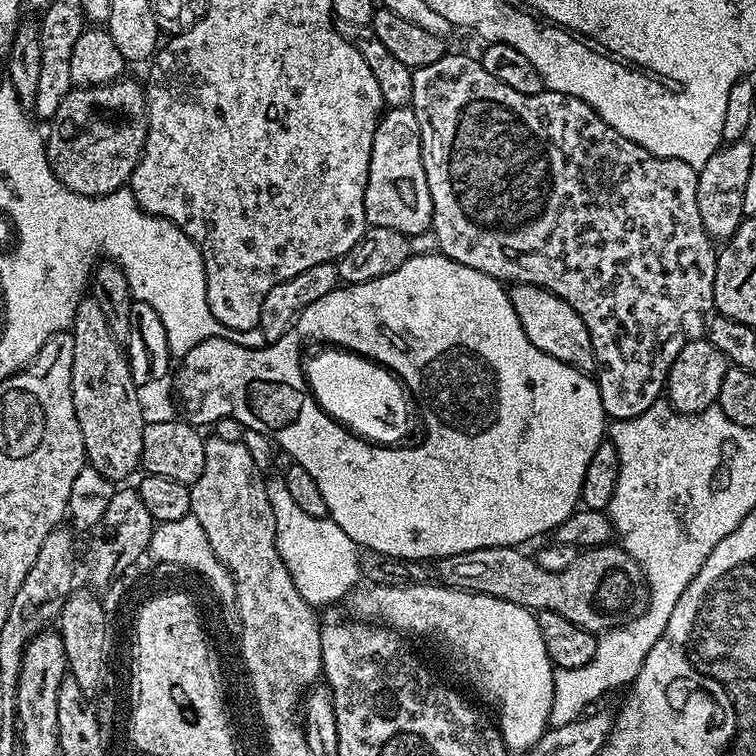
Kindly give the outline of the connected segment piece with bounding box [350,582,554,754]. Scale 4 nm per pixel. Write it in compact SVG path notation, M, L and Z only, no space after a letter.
M439 582L432 584L408 584L405 588L387 588L376 584L373 588L360 586L351 593L353 617L364 622L379 622L401 634L417 632L420 636L433 636L444 647L448 664L484 700L496 700L500 711L498 727L509 753L523 754L542 738L550 725L548 715L554 698L554 665L546 654L546 642L532 609L514 606L493 596L478 596L474 592L463 592L457 588L446 588Z

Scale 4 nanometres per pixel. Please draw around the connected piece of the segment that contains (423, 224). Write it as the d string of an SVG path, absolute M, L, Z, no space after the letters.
M411 107L388 108L376 125L364 205L366 218L373 228L398 230L406 237L431 229L430 186L426 182L426 170L422 162L418 118Z

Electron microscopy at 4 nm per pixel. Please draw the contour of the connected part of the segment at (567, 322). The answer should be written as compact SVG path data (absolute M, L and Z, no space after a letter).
M529 284L515 285L510 295L514 314L518 314L518 322L522 322L522 330L526 330L526 338L531 344L550 354L550 358L558 358L558 362L566 362L580 372L591 373L595 369L596 355L586 322L582 322L578 310L574 310L570 302L558 298L558 294L548 292L545 288Z

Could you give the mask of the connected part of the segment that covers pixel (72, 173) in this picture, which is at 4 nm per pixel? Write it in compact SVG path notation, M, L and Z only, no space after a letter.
M128 79L73 87L47 125L48 161L56 177L72 192L105 196L131 181L148 133L148 97L143 83Z

